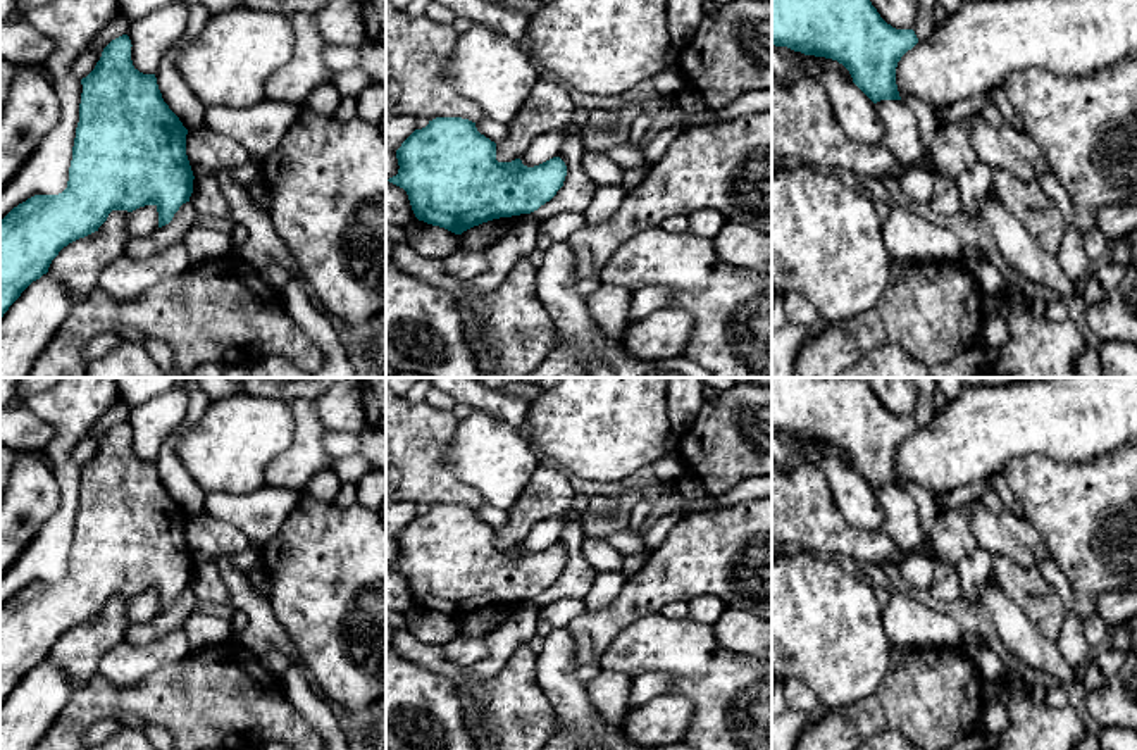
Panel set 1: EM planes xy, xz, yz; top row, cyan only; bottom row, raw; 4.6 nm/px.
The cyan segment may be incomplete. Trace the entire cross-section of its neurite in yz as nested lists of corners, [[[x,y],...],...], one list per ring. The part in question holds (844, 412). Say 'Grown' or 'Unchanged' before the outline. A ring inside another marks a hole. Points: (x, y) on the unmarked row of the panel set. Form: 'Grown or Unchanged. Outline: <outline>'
Unchanged. Outline: [[[772,378],[772,429],[837,447],[877,490],[901,486],[896,453],[918,424],[887,410],[865,378]]]

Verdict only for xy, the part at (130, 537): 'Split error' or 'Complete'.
Complete

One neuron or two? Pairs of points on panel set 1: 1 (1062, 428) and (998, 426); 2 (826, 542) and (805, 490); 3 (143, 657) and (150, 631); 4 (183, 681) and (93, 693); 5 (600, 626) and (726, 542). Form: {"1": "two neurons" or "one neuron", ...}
{"1": "one neuron", "2": "one neuron", "3": "two neurons", "4": "one neuron", "5": "one neuron"}

